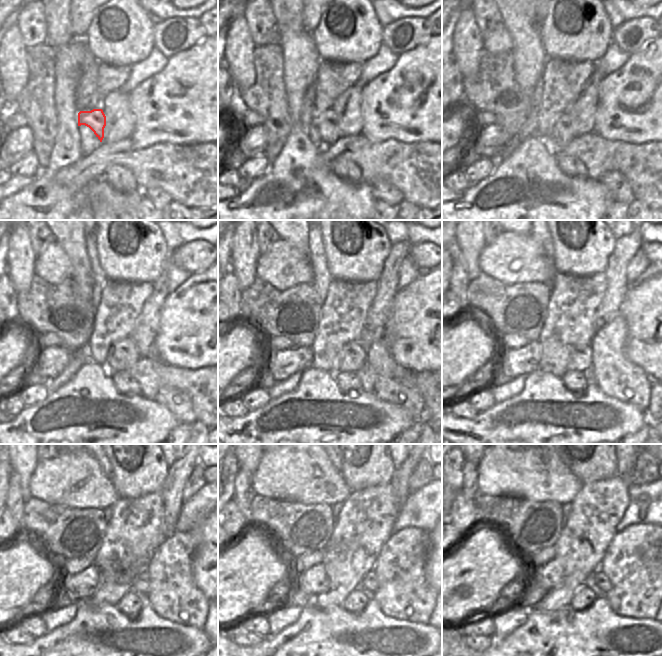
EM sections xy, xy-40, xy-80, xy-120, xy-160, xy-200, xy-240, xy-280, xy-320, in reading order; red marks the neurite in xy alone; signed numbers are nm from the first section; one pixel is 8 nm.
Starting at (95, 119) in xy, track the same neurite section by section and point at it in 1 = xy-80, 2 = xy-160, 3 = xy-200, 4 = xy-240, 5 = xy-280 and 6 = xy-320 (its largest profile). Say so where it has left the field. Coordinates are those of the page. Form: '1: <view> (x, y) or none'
1: xy-80 (565, 130)
2: xy-160 (352, 357)
3: xy-200 (581, 360)
4: xy-240 (142, 583)
5: xy-280 (369, 582)
6: xy-320 (602, 581)

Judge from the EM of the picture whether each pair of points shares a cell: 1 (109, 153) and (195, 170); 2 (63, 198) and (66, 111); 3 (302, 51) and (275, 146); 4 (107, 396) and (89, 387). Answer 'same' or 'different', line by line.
1: same
2: same
3: different
4: same

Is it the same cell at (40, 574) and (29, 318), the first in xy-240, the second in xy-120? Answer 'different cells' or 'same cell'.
different cells

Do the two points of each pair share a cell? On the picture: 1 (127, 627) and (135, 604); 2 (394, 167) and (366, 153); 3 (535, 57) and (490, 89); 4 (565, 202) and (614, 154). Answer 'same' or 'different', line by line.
1: different
2: same
3: different
4: different

